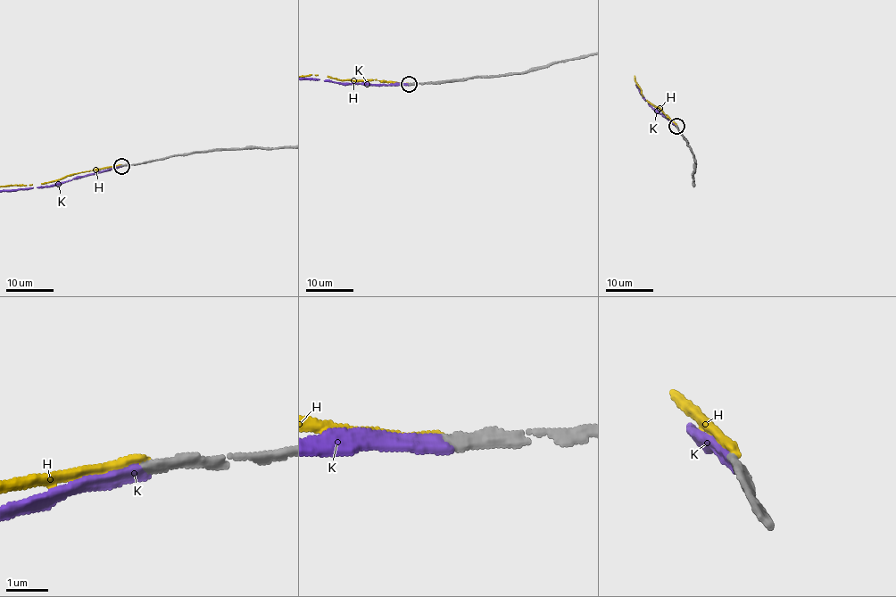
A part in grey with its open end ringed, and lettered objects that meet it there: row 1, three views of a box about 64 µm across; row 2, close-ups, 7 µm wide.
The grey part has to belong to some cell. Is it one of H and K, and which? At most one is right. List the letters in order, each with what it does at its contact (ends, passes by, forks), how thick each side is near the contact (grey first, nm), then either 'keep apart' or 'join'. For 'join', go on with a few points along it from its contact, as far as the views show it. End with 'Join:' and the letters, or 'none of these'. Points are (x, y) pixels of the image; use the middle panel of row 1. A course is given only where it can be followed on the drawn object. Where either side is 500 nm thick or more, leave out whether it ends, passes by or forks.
H: it ends; calibres 240 and 280 nm; keep apart
K: it ends; calibres 280 and 320 nm; join
Join: K

